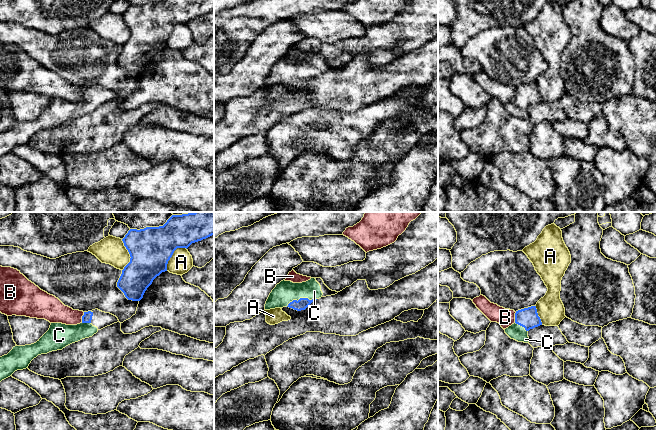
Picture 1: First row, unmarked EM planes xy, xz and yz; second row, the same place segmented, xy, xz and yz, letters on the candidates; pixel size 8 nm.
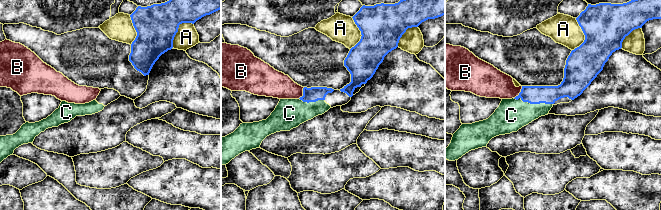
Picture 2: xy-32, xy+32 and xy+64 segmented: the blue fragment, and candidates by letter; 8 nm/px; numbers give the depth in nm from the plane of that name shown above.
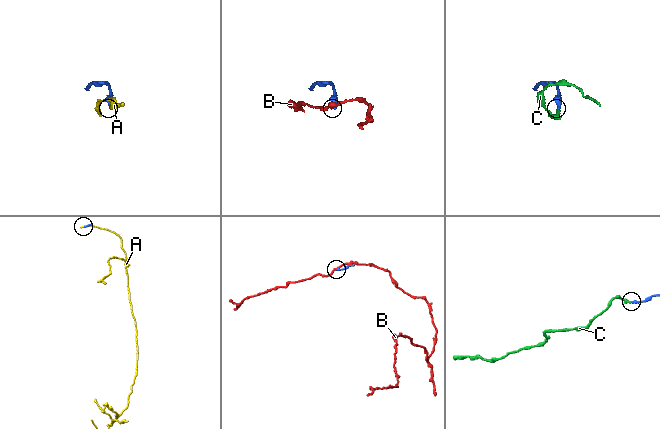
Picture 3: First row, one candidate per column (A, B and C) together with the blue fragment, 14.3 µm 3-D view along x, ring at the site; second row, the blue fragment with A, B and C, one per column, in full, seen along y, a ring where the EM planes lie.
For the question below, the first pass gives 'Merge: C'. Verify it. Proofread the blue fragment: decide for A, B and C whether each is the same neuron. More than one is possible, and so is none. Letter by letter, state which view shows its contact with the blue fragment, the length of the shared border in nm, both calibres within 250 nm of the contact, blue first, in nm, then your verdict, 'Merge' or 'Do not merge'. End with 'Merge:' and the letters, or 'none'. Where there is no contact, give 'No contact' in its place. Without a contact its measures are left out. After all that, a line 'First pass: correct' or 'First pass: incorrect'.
A: Touches blue in xy. Shared border 240 nm. Thickness 340 nm (blue) against 180 nm. Do not merge
B: Touches blue in xy. Shared border 90 nm. Thickness 80 nm (blue) against 190 nm. Do not merge
C: Touches blue in xz. Shared border 260 nm. Thickness 90 nm (blue) against 180 nm. Merge
Merge: C
First pass: correct

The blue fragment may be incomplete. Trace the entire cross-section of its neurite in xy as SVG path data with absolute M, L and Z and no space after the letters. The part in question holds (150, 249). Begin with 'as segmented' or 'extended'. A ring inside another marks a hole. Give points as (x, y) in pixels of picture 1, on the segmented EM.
as segmented; M194 212L172 215L163 226L130 229L122 239L130 254L130 262L122 270L117 287L128 300L140 301L153 280L167 271L167 264L177 248L188 248L192 243L214 235L214 212Z

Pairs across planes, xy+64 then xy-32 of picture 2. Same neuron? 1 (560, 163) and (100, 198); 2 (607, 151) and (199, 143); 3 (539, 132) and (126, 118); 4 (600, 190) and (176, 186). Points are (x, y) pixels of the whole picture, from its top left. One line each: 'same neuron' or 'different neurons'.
1: different neurons
2: same neuron
3: same neuron
4: same neuron

